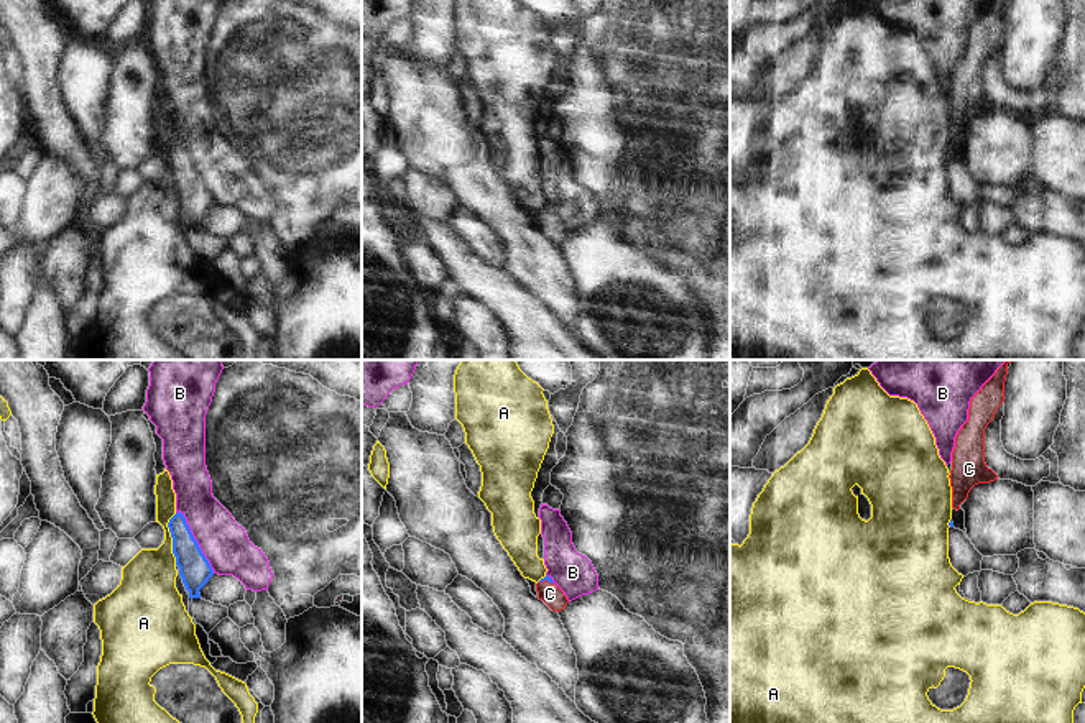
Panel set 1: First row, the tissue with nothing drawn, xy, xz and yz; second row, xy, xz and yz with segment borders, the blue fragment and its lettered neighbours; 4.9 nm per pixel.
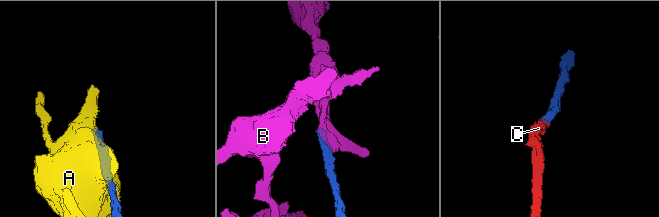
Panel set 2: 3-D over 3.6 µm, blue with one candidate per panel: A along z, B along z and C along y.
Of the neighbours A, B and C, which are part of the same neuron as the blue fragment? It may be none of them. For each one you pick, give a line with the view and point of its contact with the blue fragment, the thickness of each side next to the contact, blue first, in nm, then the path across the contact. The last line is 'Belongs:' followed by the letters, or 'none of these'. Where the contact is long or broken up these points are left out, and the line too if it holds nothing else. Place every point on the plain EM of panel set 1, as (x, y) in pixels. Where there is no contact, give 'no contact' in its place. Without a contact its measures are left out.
C: meets blue in xz at (546, 211); 20 nm thick on the blue side, 100 nm on the other; runs through xz (546, 209), (546, 211), (549, 225)
Belongs: C

